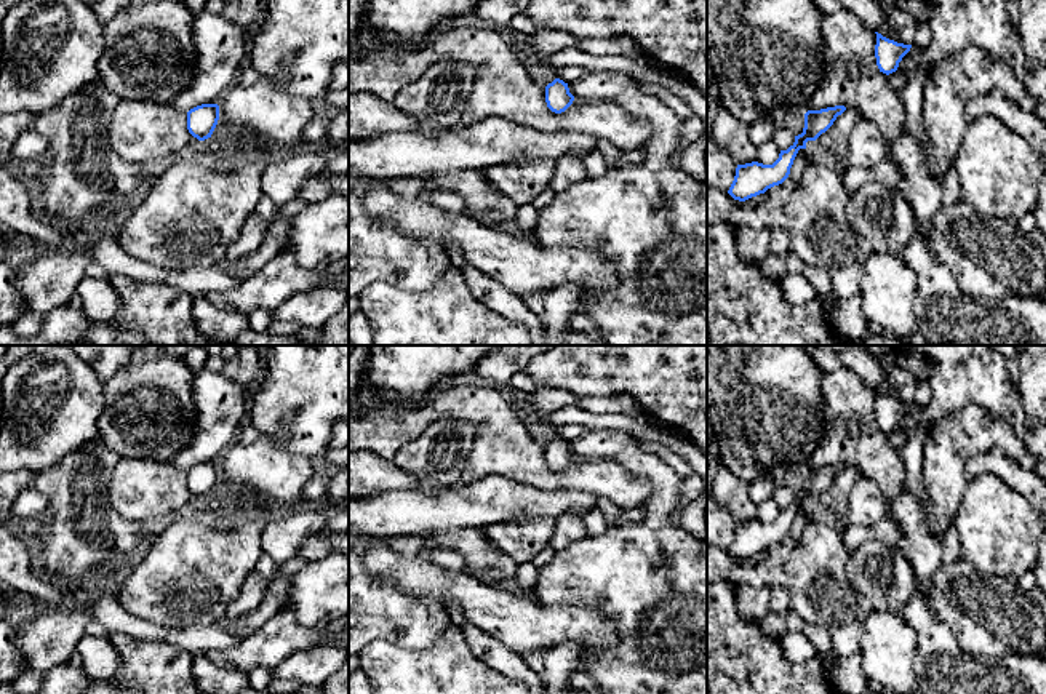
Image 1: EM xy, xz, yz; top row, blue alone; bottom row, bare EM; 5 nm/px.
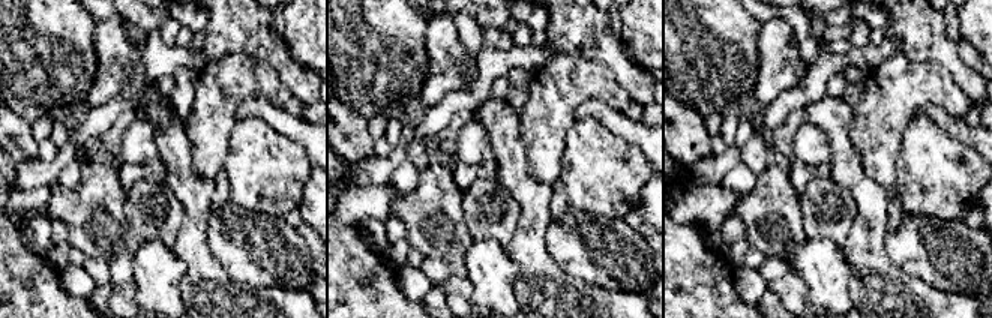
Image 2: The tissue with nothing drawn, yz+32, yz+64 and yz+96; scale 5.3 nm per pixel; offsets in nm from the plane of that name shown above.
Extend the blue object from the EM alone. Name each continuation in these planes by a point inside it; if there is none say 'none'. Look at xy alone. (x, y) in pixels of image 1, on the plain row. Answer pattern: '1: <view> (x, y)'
none

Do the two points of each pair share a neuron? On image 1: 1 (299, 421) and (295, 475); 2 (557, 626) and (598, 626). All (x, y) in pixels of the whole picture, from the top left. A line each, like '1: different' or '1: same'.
1: different
2: same

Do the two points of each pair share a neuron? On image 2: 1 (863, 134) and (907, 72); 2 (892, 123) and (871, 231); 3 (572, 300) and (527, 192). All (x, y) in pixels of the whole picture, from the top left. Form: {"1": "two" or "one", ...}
{"1": "one", "2": "two", "3": "one"}

